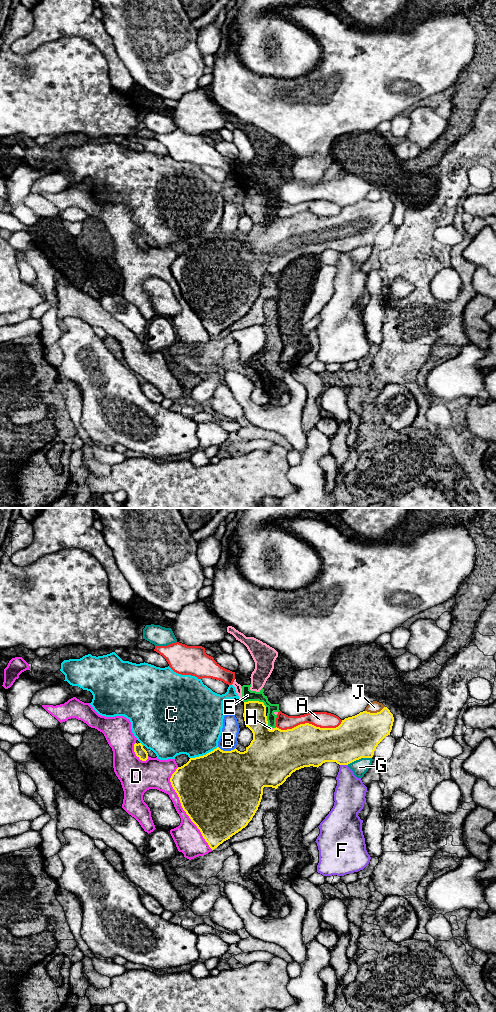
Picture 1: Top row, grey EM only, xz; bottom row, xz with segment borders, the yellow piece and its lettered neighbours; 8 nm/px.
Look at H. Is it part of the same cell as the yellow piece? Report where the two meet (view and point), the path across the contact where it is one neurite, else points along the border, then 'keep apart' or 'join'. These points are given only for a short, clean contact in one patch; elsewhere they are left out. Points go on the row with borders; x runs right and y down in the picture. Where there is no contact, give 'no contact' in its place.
meets yellow in xz at (271, 730); border along xz (274, 728), (269, 729); keep apart

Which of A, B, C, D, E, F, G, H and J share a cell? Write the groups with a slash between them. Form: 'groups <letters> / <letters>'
groups A / B / C / D / E H / F / G / J

